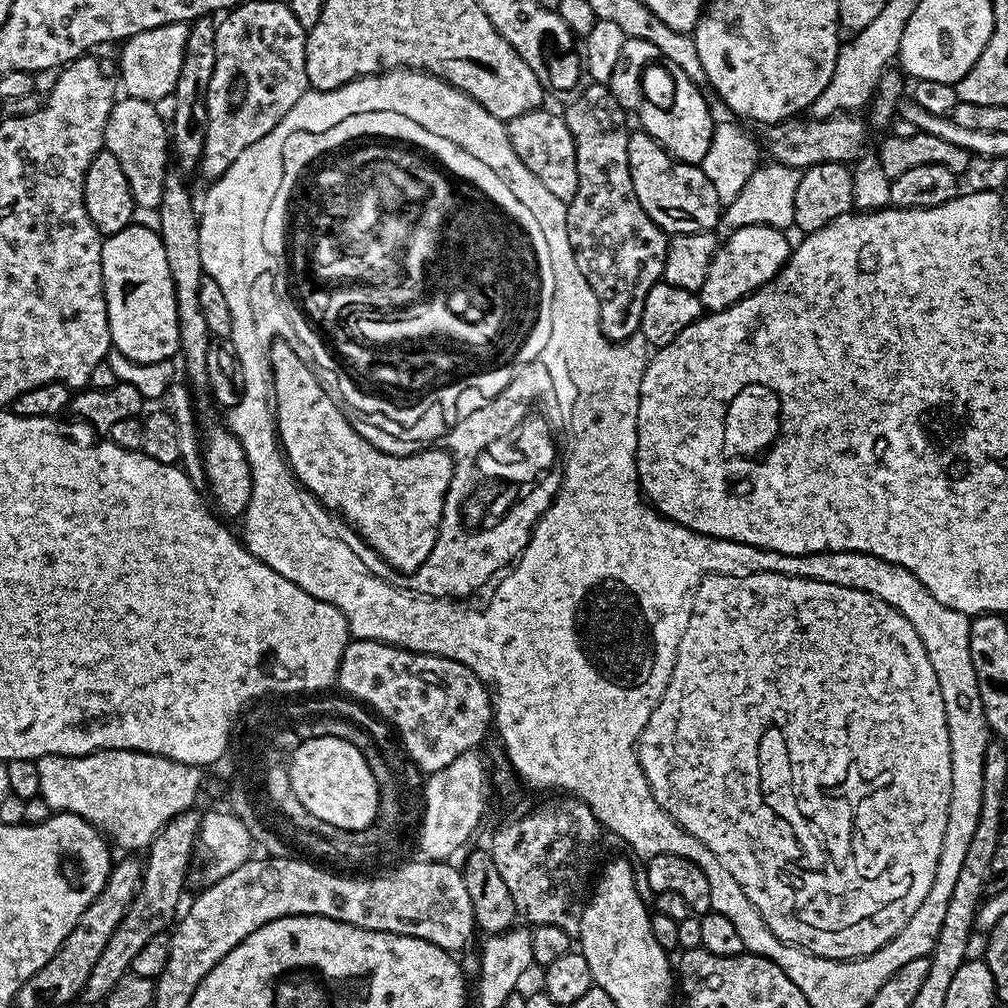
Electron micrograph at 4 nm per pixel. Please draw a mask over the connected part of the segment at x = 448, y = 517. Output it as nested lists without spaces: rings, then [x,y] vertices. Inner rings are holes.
[[[533,362],[520,369],[503,385],[503,391],[488,402],[487,406],[477,414],[466,416],[459,424],[449,427],[444,437],[445,447],[456,454],[455,466],[452,471],[450,486],[444,499],[442,518],[439,520],[439,530],[436,536],[464,536],[467,525],[464,521],[464,502],[476,491],[478,470],[476,460],[482,450],[490,444],[512,436],[512,425],[518,425],[529,415],[530,404],[540,402],[540,394],[550,394],[553,391],[552,376],[544,362]]]

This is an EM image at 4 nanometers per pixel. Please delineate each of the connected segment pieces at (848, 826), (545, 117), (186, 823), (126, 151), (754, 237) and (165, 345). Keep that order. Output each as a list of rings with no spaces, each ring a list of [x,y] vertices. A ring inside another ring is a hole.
[[[714,572],[710,576],[703,577],[691,593],[690,613],[684,630],[680,633],[679,652],[672,662],[672,676],[665,683],[660,703],[650,714],[650,722],[642,730],[638,755],[644,776],[648,780],[648,785],[652,787],[652,793],[658,806],[662,810],[666,810],[666,814],[670,814],[670,818],[674,818],[674,822],[678,822],[690,835],[698,838],[698,842],[702,842],[702,846],[706,846],[710,850],[714,850],[714,854],[718,854],[718,862],[722,862],[722,866],[726,866],[726,870],[730,870],[730,874],[734,874],[738,886],[742,886],[742,890],[746,890],[746,898],[750,898],[752,905],[760,911],[760,917],[768,923],[772,933],[786,944],[799,945],[801,943],[801,924],[802,927],[812,931],[813,938],[824,947],[821,949],[832,950],[828,948],[834,947],[835,944],[844,948],[848,944],[846,937],[840,936],[835,940],[834,937],[827,936],[827,934],[844,932],[847,928],[852,928],[855,924],[870,919],[871,916],[882,911],[887,904],[902,899],[908,891],[910,891],[908,894],[909,905],[915,908],[922,906],[922,898],[926,898],[926,894],[930,894],[930,882],[934,882],[934,870],[938,866],[938,858],[942,854],[942,838],[946,834],[946,818],[950,810],[952,767],[950,766],[950,734],[946,726],[946,706],[942,706],[942,690],[938,686],[938,674],[934,670],[934,666],[930,666],[930,658],[926,654],[926,646],[922,646],[922,638],[918,638],[914,626],[910,626],[910,622],[906,622],[906,618],[901,612],[896,608],[891,608],[886,602],[873,596],[871,592],[863,592],[847,585],[827,584],[821,580],[806,580],[800,576],[787,576],[773,572],[763,572],[750,576],[723,576],[720,572]],[[786,594],[804,594],[808,598],[808,630],[784,630],[782,632],[782,628],[778,628],[774,624],[774,612],[780,610],[776,606],[780,606],[780,600],[788,598]]]
[[[537,110],[518,114],[518,118],[507,121],[506,127],[510,146],[514,146],[514,154],[522,158],[522,163],[554,194],[554,198],[569,201],[578,190],[578,162],[574,154],[574,138],[570,138],[570,130],[566,126],[563,115],[557,112]]]
[[[189,810],[174,817],[164,829],[160,831],[146,849],[148,861],[142,864],[140,889],[126,910],[122,922],[110,934],[110,942],[106,950],[102,950],[102,958],[90,970],[90,978],[86,978],[86,986],[80,991],[79,999],[88,1004],[103,1005],[108,999],[110,990],[118,986],[119,980],[127,972],[131,972],[135,956],[154,938],[154,934],[168,932],[175,925],[178,913],[181,911],[180,895],[184,892],[184,878],[188,874],[188,863],[192,860],[192,851],[198,848],[200,835],[201,813]]]
[[[125,95],[110,110],[104,131],[104,148],[118,158],[118,166],[130,182],[133,205],[138,208],[159,209],[164,183],[170,175],[170,128],[156,108],[153,101]]]
[[[742,226],[731,229],[728,237],[719,241],[714,258],[710,262],[710,270],[706,270],[706,282],[702,282],[699,290],[700,306],[705,313],[721,312],[734,306],[751,292],[756,292],[766,282],[773,280],[788,260],[790,243],[779,228],[762,226]]]
[[[131,223],[100,246],[112,348],[135,364],[171,361],[180,351],[176,283],[170,278],[159,231]]]

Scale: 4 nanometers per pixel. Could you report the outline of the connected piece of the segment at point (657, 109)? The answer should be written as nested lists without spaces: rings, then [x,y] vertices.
[[[669,67],[668,76],[672,79],[672,105],[663,108],[660,104],[645,102],[640,105],[639,127],[647,132],[652,140],[659,144],[672,155],[674,160],[681,164],[699,165],[706,158],[706,150],[710,150],[710,138],[714,121],[708,109],[708,96],[703,92],[701,85],[690,82],[682,70]]]

